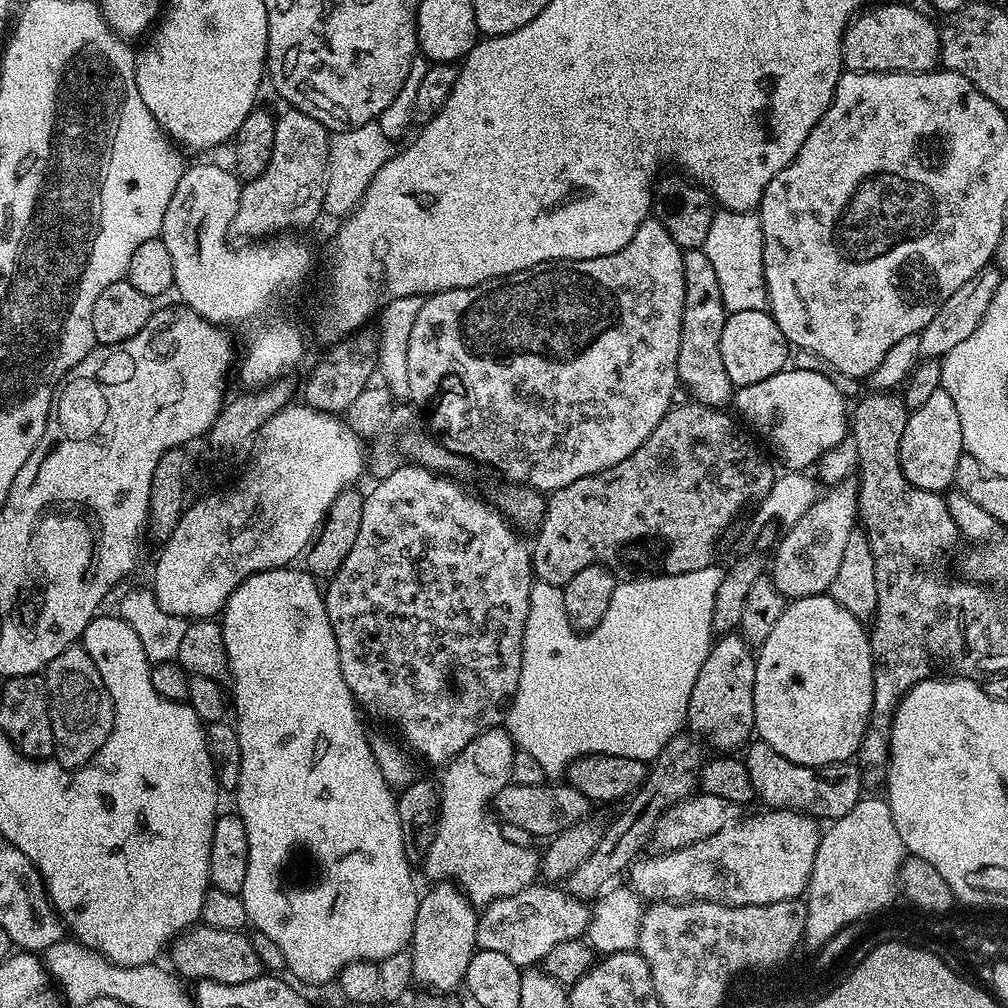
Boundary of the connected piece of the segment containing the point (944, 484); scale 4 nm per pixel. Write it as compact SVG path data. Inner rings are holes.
M940 387L934 390L933 396L923 406L911 409L906 422L906 430L902 430L902 442L900 443L900 465L902 474L918 490L927 492L947 493L953 487L958 470L960 457L965 455L962 442L962 422L958 419L958 410L954 406L954 398L946 394L946 390Z

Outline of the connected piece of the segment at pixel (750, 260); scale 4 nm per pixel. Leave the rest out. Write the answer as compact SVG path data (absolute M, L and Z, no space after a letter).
M717 211L714 222L710 222L703 250L714 265L725 313L767 309L768 291L762 270L762 226L755 211Z

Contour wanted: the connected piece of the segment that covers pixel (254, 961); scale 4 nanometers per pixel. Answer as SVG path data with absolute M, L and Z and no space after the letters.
M193 926L188 931L180 933L172 941L171 952L173 964L171 967L181 977L189 976L189 981L192 982L213 980L223 984L237 984L250 982L262 974L258 952L254 950L251 937L243 931L231 932L230 930L214 930L207 926Z

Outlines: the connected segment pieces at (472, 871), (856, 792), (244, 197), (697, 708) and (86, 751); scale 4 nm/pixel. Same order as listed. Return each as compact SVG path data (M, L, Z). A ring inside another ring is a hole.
M503 727L491 728L478 738L474 738L468 746L457 754L450 770L444 776L444 781L439 781L440 793L440 819L436 821L436 837L430 842L428 853L424 856L422 867L432 882L451 882L463 892L472 907L483 910L493 904L498 898L506 898L510 894L518 894L518 890L526 890L537 883L540 876L541 853L535 852L535 847L519 848L517 844L506 842L500 833L500 824L497 817L490 811L490 804L480 800L480 788L501 787L500 780L500 748L511 749L512 737Z
M759 738L753 739L747 745L746 751L742 756L746 770L750 774L750 782L756 791L755 799L761 800L772 810L795 810L805 813L817 821L831 822L842 818L842 814L850 814L850 810L854 810L854 806L862 799L860 792L860 772L855 768L855 763L845 762L843 764L828 764L823 770L817 770L810 766L802 766L790 762L790 758L782 758L782 754L778 754L778 750L774 750L774 746L770 746L765 740Z
M289 107L287 111L288 112L284 112L282 114L279 113L279 115L276 116L276 129L274 130L274 154L270 158L270 162L268 163L267 166L264 167L264 169L262 170L262 174L258 174L258 178L254 178L253 180L247 181L247 183L245 183L243 187L241 187L240 189L240 197L238 198L238 210L234 214L234 222L232 223L231 235L233 237L244 236L240 238L243 238L245 241L248 241L248 242L256 242L256 241L259 241L261 238L271 237L273 234L288 234L288 233L291 233L293 230L300 230L296 228L308 228L311 226L312 223L315 222L316 219L318 219L319 217L321 218L322 216L322 213L324 211L323 198L324 198L324 195L326 194L326 184L327 184L327 178L328 178L328 141L330 137L330 132L329 132L329 129L326 129L322 126L322 122L318 122L318 118L310 118L310 114L302 114L300 111L297 110L297 108L293 108L293 107Z
M739 634L721 635L708 651L706 662L702 662L702 670L698 670L698 682L694 682L694 690L690 694L687 731L703 741L709 749L721 748L724 754L736 750L732 748L743 749L756 726L755 673L756 658L748 641Z
M83 643L71 644L48 663L44 684L48 687L48 713L54 730L54 759L66 769L80 768L98 754L114 726L114 702L94 658Z

